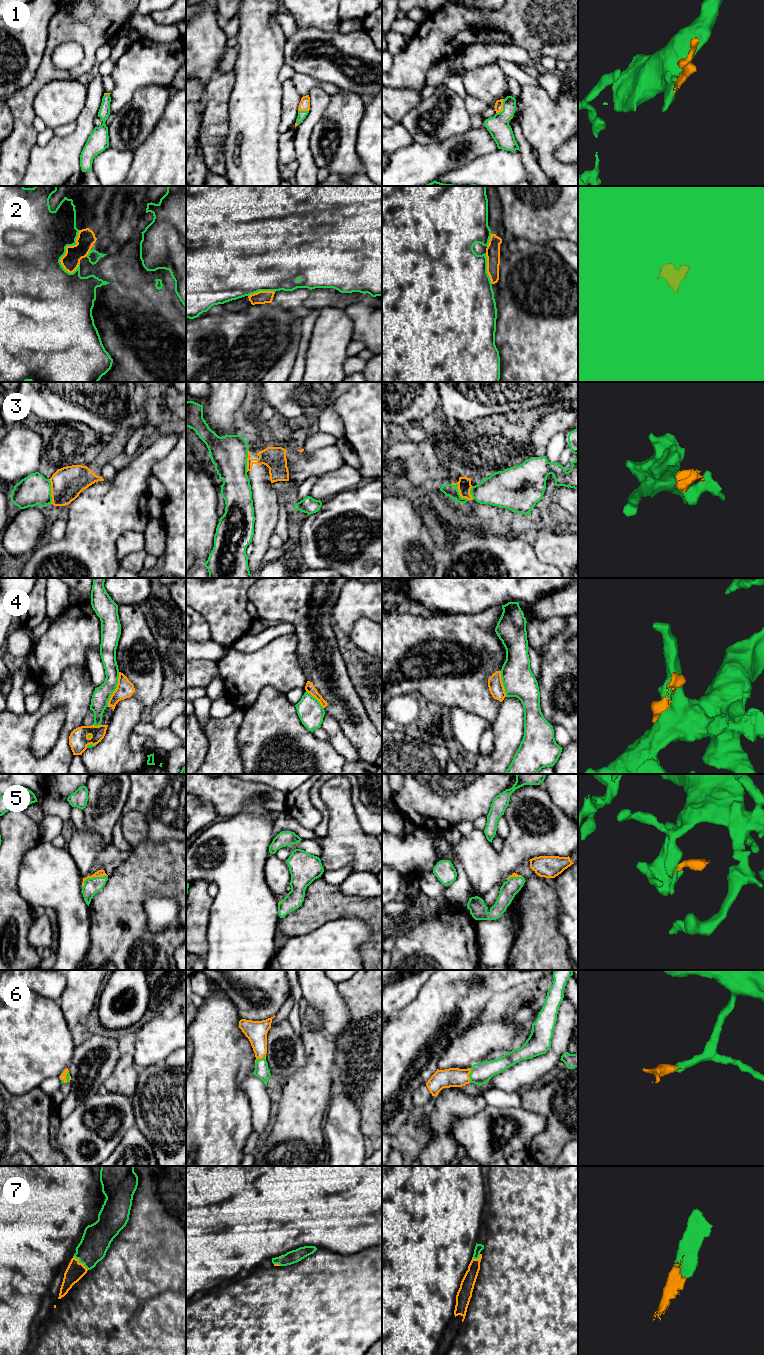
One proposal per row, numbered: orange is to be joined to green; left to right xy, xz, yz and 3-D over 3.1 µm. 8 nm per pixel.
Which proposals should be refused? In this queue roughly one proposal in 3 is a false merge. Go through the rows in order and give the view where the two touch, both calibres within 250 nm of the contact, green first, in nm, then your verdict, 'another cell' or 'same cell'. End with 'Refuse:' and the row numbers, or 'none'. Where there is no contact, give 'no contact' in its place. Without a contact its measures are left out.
1: meets green in yz; 180 nm thick on the green side, 70 nm on the other; same cell
2: meets green in xy; 500 nm thick on the green side, 150 nm on the other; another cell
3: meets green in yz; 100 nm thick on the green side, 110 nm on the other; another cell
4: meets green in xy; 140 nm thick on the green side, 140 nm on the other; another cell
5: meets green in xy; 130 nm thick on the green side, 60 nm on the other; same cell
6: meets green in xz; 120 nm thick on the green side, 180 nm on the other; same cell
7: meets green in xy; 240 nm thick on the green side, 150 nm on the other; same cell
Refuse: 2, 3, 4

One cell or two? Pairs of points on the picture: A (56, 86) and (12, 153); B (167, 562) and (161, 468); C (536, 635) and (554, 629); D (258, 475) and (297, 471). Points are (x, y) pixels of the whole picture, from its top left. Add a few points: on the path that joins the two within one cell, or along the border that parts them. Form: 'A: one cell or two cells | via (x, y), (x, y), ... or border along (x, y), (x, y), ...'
A: two cells | border along (38, 92), (33, 102), (35, 115)
B: one cell | via (175, 539), (175, 491)
C: one cell | via (540, 632), (550, 629)
D: two cells | border along (284, 449), (289, 480)

